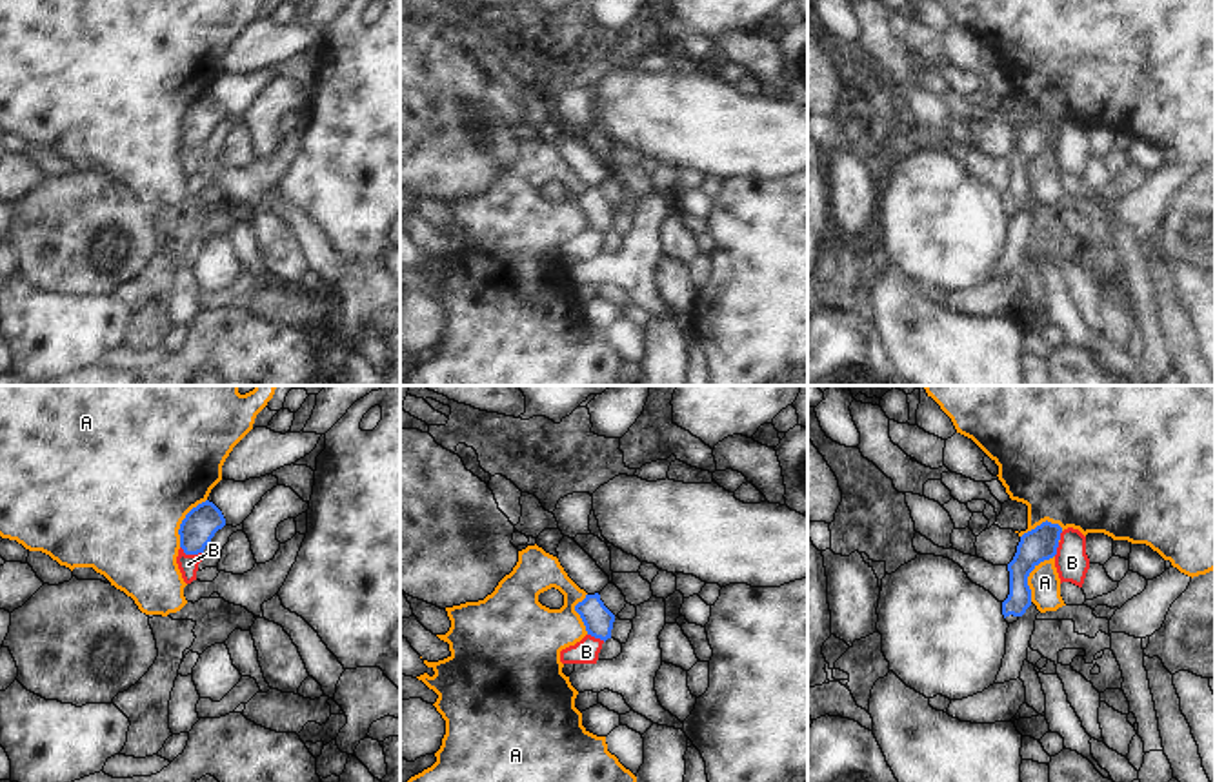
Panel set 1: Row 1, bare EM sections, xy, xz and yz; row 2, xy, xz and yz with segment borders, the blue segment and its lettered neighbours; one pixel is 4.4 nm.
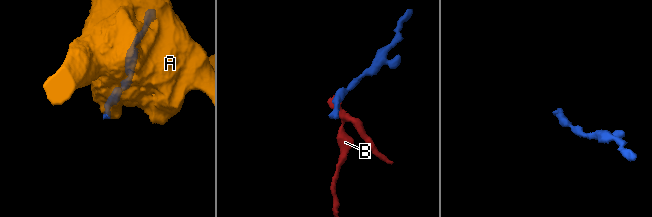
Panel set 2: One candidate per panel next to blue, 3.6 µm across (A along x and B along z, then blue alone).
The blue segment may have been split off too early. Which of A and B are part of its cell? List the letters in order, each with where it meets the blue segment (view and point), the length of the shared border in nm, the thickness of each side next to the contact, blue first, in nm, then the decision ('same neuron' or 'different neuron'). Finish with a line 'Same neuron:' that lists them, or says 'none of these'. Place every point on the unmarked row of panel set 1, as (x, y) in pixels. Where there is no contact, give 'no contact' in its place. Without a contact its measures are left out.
A: contact yz (1028, 168); length 240 nm; calibres 150 and 140 nm; different neuron
B: contact xy (190, 146); length 100 nm; calibres 150 and 90 nm; different neuron
Same neuron: none of these

